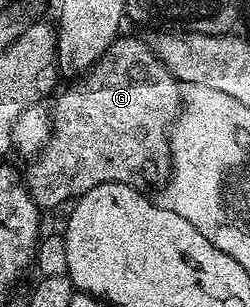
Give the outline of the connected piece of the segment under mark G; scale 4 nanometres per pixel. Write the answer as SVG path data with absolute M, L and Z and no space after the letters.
M125 36L115 38L114 43L104 52L102 59L95 66L90 67L75 82L78 83L71 90L64 91L59 96L58 103L52 106L52 129L48 144L41 154L29 163L30 171L25 171L26 186L30 190L32 200L43 211L46 211L52 209L53 206L62 206L66 201L69 203L71 200L79 199L100 184L112 184L115 182L116 184L124 184L135 188L146 186L161 187L166 179L170 177L170 132L174 129L174 123L177 122L179 114L184 109L184 90L179 81L170 74L168 68L154 53L151 43L149 41L141 42L138 38L125 38Z

